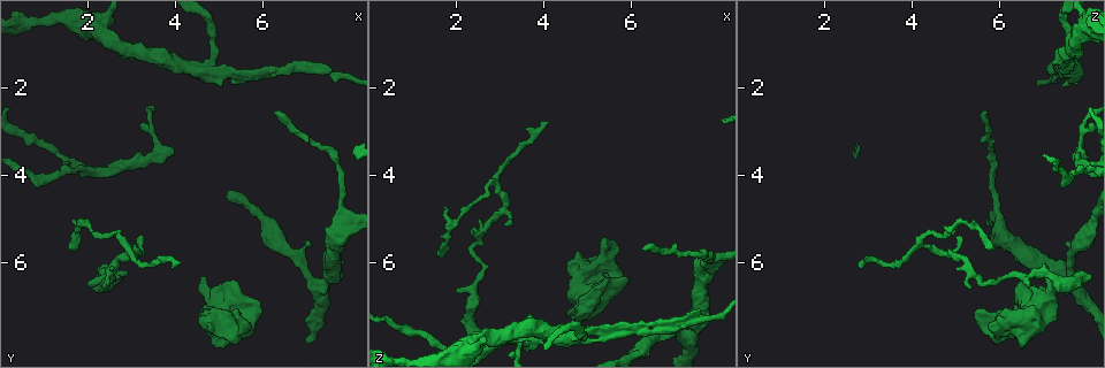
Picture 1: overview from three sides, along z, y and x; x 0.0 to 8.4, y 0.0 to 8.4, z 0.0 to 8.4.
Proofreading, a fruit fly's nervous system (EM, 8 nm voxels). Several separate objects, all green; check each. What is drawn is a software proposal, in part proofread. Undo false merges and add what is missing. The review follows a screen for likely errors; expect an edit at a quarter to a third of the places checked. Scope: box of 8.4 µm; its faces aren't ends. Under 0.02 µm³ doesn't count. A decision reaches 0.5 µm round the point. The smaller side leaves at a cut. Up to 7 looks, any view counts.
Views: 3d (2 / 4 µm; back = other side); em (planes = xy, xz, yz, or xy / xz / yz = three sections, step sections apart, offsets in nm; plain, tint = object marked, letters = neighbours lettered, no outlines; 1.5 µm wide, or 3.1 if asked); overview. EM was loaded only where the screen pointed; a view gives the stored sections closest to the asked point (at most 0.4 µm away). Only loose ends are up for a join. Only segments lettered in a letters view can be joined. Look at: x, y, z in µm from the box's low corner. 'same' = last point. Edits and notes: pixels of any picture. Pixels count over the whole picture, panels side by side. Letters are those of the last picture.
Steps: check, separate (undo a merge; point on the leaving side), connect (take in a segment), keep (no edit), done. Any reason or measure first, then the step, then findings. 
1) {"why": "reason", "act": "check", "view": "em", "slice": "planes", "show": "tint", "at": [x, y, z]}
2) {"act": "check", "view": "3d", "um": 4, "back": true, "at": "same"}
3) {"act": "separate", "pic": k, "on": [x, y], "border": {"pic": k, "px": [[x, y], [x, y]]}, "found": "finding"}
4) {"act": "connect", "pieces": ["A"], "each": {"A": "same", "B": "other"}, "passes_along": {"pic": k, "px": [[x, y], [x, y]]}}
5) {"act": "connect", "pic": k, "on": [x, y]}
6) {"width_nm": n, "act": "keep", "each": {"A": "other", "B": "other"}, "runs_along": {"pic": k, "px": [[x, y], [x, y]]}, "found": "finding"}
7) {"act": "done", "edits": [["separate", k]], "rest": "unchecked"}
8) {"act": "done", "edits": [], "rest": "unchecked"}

{"why": "a fork", "act": "check", "view": "em", "slice": "xy", "step": 4, "show": "tint", "at": [7.75, 5.40, 6.10]}

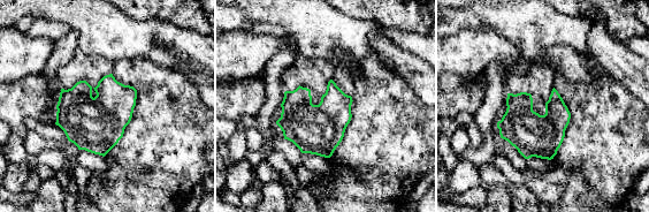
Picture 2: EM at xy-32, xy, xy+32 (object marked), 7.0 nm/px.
{"why": "another direction", "act": "check", "view": "em", "slice": "planes", "show": "letters", "at": "same"}

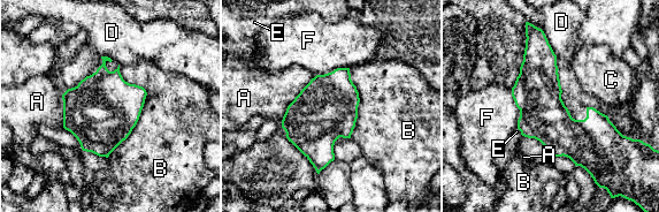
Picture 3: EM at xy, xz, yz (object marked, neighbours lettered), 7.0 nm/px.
{"width_nm": 340, "act": "keep", "each": {"A": "other", "B": "other", "C": "other", "D": "other", "E": "other", "F": "other"}, "border": {"pic": 3, "px": [[120, 66], [146, 98], [107, 157]]}, "found": "one cell here"}

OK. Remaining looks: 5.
{"why": "free end", "act": "check", "view": "em", "slice": "xy", "step": 8, "show": "letters", "at": [2.00, 6.50, 6.70]}

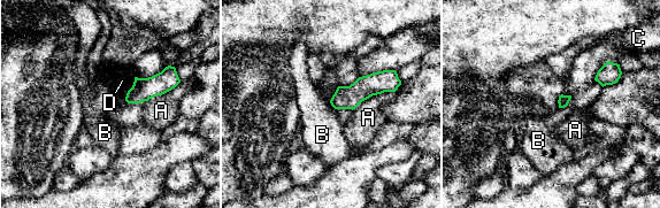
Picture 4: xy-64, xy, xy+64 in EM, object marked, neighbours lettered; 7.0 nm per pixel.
{"longest_contact_nm": ["A", 340], "act": "keep", "each": {"A": "other", "B": "other", "C": "other", "D": "other"}, "border": {"pic": 4, "px": [[329, 102], [335, 108]]}, "found": "no lettered segment goes on from it"}

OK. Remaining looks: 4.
{"why": "free end", "act": "check", "view": "3d", "um": 2, "at": [5.45, 7.15, 5.45]}

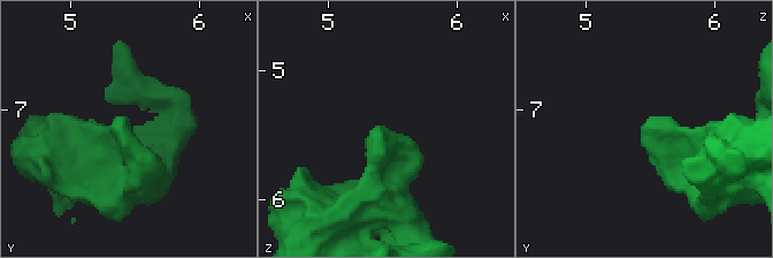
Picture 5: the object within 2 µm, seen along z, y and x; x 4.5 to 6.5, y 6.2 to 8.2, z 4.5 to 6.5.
{"act": "check", "view": "em", "slice": "xy", "step": 4, "show": "letters", "at": [5.46, 7.18, 5.44]}

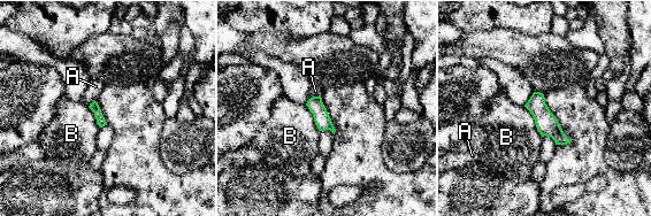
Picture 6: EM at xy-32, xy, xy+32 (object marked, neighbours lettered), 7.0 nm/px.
{"act": "keep", "each": {"A": "other", "B": "other"}, "runs_along": {"pic": 6, "px": [[536, 94], [545, 122], [566, 140]]}, "found": "no lettered segment goes on from it"}

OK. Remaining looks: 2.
{"act": "done", "edits": [], "rest": "unchecked"}

